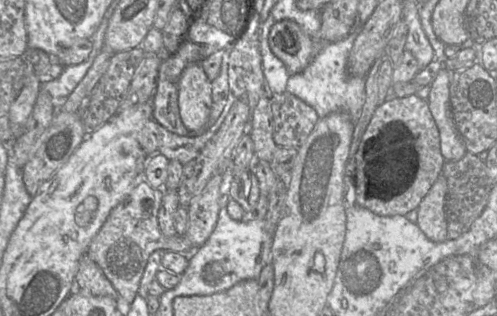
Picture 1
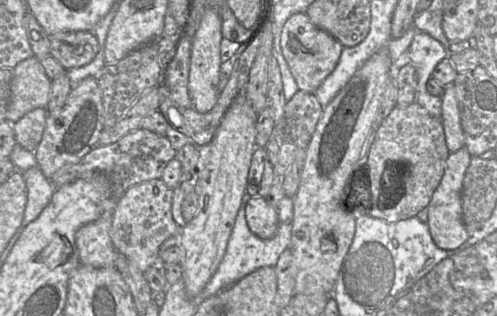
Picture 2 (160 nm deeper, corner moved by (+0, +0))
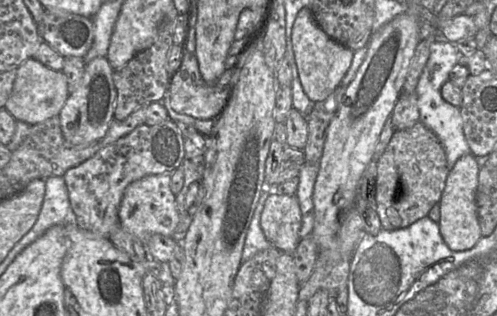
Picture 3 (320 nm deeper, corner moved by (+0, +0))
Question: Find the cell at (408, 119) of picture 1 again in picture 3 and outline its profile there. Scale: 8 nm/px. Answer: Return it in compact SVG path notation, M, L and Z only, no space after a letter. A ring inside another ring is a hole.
M423 123L395 130L377 163L376 205L382 228L406 228L428 216L431 208L439 203L445 188L449 167L443 145Z

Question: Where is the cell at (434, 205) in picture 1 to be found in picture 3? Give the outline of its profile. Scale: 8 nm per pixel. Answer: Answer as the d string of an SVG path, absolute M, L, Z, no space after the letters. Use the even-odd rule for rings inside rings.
M466 154L460 157L450 168L440 205L439 228L444 242L452 251L464 251L473 248L481 239L481 228L478 221L476 192L480 166L476 157Z

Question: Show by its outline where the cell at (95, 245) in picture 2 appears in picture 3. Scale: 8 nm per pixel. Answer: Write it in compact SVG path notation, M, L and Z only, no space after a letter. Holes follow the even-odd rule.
M170 118L154 126L142 124L93 157L68 169L63 179L77 226L108 237L119 223L119 206L127 186L146 175L171 174L180 167L185 156L184 140L178 125Z

